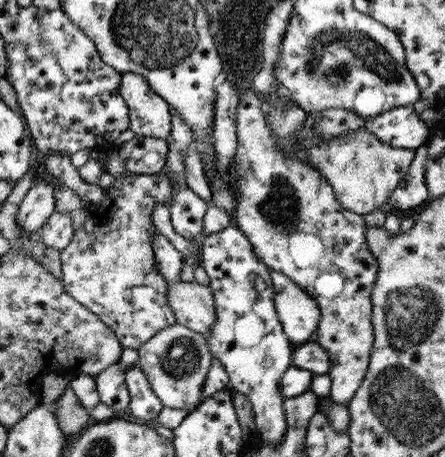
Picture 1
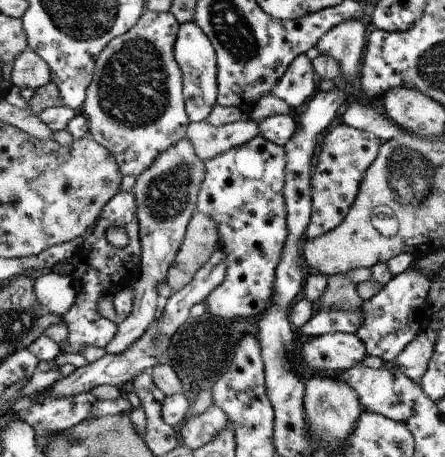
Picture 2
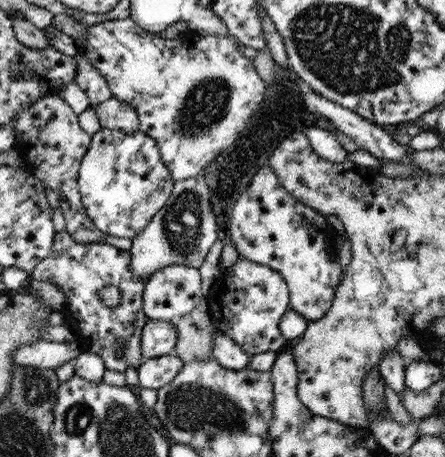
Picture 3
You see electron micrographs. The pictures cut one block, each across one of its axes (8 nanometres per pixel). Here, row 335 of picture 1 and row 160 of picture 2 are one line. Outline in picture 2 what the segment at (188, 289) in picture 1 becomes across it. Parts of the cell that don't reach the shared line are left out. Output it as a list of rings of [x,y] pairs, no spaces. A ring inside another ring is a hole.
[[[245,118],[225,126],[211,124],[209,120],[189,122],[185,138],[191,142],[195,156],[199,156],[203,162],[209,162],[235,146],[245,146],[245,142],[251,142],[255,136],[259,136],[259,126]]]

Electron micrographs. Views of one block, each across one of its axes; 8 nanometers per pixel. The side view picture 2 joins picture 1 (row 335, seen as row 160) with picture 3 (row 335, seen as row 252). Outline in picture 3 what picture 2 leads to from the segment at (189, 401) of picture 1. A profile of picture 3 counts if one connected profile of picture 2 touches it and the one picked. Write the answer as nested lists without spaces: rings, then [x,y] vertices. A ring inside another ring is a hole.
[[[149,320],[143,326],[143,358],[163,358],[173,354],[177,342],[177,328],[165,320]]]

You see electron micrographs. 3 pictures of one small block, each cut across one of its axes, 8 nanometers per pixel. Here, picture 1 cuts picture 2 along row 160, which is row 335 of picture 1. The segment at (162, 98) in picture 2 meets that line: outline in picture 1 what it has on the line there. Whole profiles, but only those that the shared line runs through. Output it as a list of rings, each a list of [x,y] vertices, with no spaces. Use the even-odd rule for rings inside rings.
[[[163,166],[157,174],[123,174],[115,178],[113,190],[105,192],[99,204],[85,204],[87,220],[71,238],[71,246],[59,254],[61,258],[61,282],[65,286],[65,294],[83,304],[89,312],[97,314],[119,338],[123,348],[139,350],[145,342],[149,342],[159,330],[167,326],[175,326],[175,314],[169,302],[169,286],[163,276],[155,270],[155,226],[153,226],[153,210],[159,204],[171,206],[175,194],[177,178]]]

